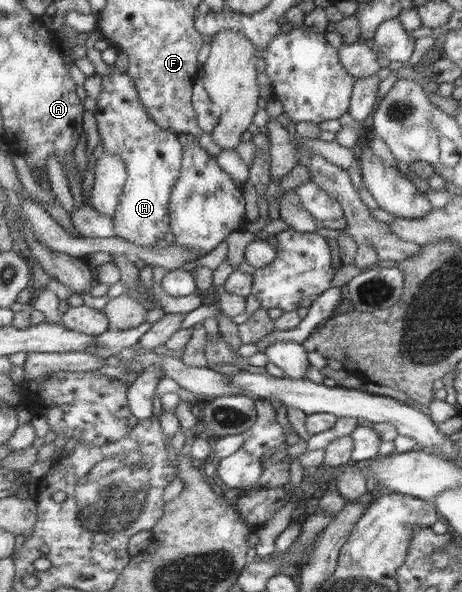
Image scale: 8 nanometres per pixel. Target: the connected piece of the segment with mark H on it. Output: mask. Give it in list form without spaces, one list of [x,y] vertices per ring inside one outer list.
[[[115,64],[109,65],[108,68],[109,72],[106,75],[97,74],[101,77],[101,92],[95,98],[93,112],[103,151],[119,155],[121,161],[125,163],[125,171],[127,171],[127,179],[112,217],[114,236],[124,238],[124,240],[142,248],[153,248],[156,242],[163,239],[163,235],[168,232],[168,203],[171,188],[180,173],[182,146],[177,138],[177,133],[159,128],[147,114],[137,98],[133,80],[127,74],[127,70],[118,70]]]

